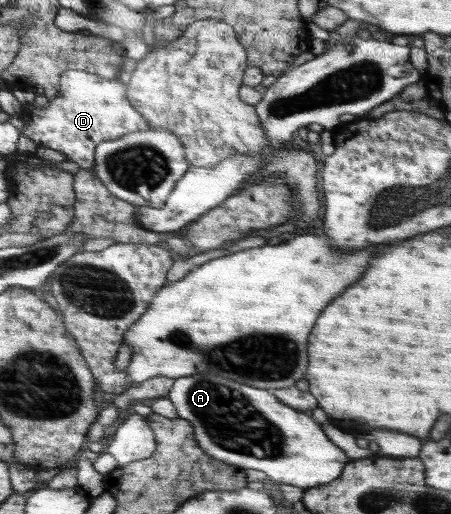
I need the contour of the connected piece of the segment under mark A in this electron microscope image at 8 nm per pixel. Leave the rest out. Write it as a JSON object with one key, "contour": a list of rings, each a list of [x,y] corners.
{"contour":[[[197,373],[174,380],[167,398],[175,405],[178,417],[191,423],[195,439],[207,455],[229,465],[263,471],[275,483],[288,484],[303,490],[329,484],[341,477],[343,467],[349,463],[349,457],[325,437],[319,423],[315,423],[304,411],[281,403],[270,390],[257,389],[216,375]]]}

